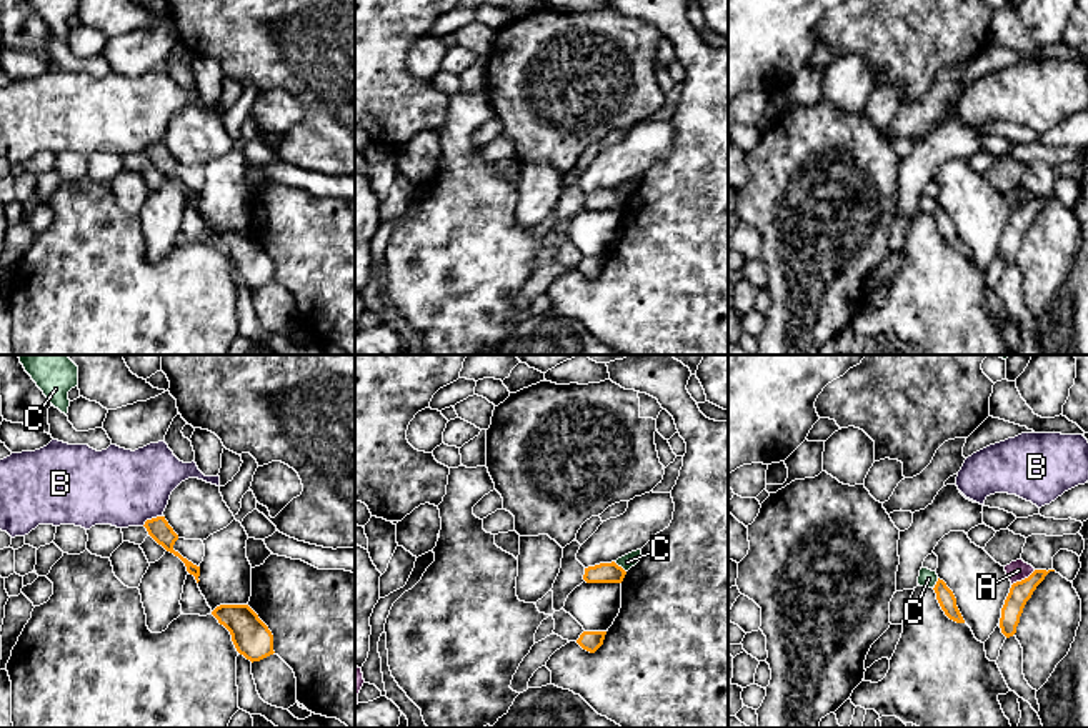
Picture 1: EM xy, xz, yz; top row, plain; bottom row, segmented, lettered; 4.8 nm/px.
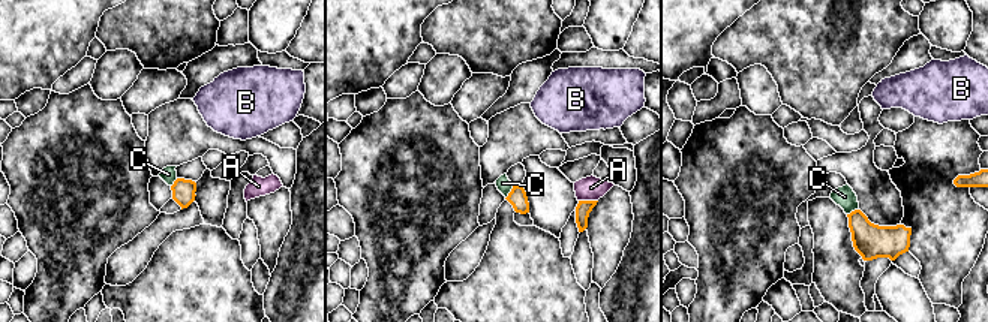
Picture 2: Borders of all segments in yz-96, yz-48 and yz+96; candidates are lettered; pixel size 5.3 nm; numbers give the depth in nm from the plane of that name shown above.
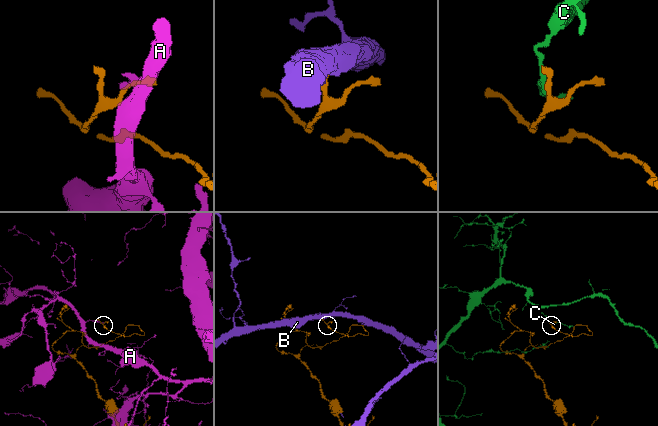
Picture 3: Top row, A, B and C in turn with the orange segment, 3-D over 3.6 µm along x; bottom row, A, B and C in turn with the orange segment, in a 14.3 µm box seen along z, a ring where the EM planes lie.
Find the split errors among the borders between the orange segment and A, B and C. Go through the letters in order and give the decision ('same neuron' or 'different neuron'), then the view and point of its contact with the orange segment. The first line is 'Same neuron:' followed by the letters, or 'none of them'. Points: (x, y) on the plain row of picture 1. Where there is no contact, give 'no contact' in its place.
Same neuron: none of them
A: different neuron | yz (1025, 205)
B: different neuron | xy (152, 145)
C: different neuron | xz (620, 194)

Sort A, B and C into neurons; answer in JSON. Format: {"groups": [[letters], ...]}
{"groups": [["A"], ["B"], ["C"]]}

